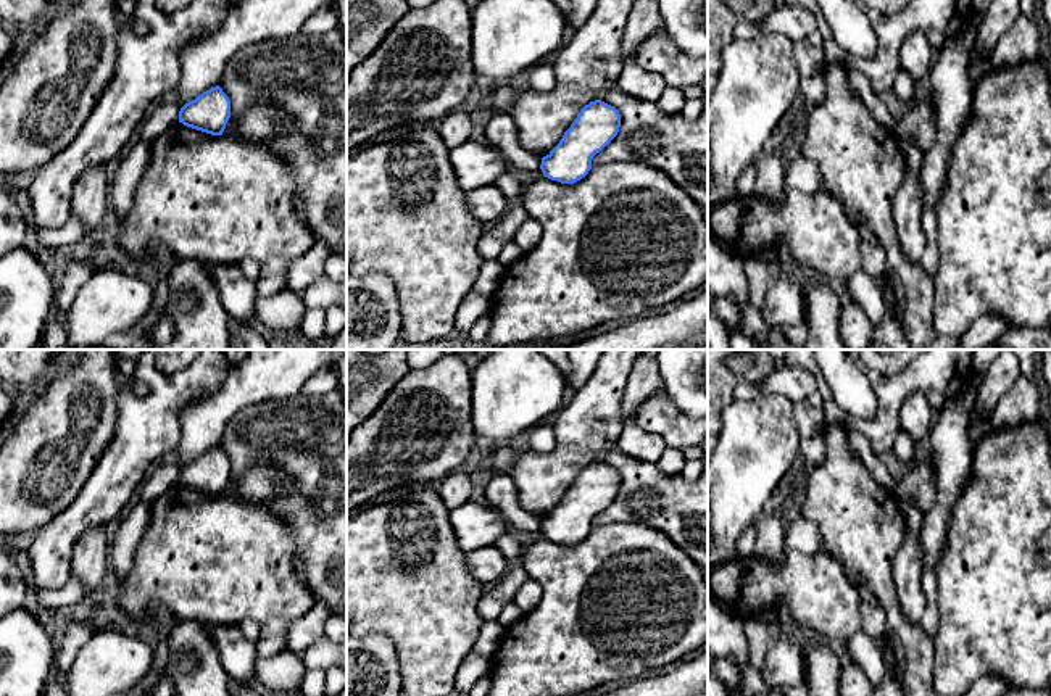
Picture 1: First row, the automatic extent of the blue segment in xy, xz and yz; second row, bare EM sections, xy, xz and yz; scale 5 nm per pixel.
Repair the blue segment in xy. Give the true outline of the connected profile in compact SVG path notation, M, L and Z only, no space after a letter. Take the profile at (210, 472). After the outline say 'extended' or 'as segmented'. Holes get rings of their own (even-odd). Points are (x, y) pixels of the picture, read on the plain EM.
M219 446L185 464L179 472L179 483L211 496L222 496L229 478L231 461Z; as segmented

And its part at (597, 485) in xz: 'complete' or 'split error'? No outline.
complete

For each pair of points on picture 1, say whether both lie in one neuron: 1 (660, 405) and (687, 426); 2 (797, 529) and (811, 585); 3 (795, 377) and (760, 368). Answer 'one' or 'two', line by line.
1: one
2: two
3: two

